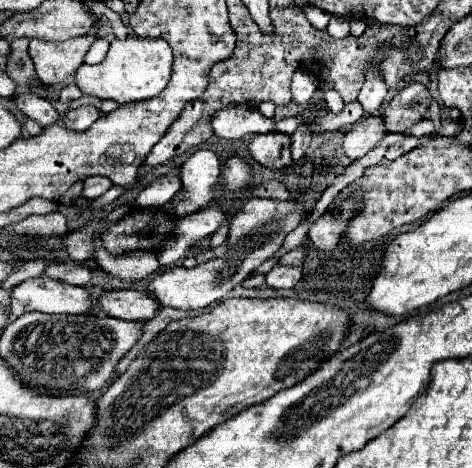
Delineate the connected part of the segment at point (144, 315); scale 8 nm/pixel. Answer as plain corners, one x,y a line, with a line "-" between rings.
107,290
97,302
107,316
123,320
151,320
161,308
149,294
139,290

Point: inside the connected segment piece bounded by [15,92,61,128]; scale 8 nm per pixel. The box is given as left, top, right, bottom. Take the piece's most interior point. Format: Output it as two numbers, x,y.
41,110

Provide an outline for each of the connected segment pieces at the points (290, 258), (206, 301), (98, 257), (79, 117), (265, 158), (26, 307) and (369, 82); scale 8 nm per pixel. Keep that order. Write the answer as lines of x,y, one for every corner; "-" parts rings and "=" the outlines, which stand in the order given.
301,246
299,249
294,249
286,253
285,256
282,256
279,259
279,263
282,265
293,265
293,266
301,266
305,260
305,250
309,249
309,247
=
251,198
233,218
225,256
211,262
201,262
191,270
183,266
173,266
167,268
165,272
157,272
157,276
149,284
149,294
163,308
175,308
175,310
201,310
217,300
223,300
229,290
241,284
257,266
261,266
277,252
277,248
283,244
283,238
291,230
295,230
295,226
305,218
305,212
307,208
301,202
=
99,240
95,242
95,262
123,282
137,282
159,270
159,262
153,252
135,250
129,256
109,256
=
81,106
81,108
69,108
65,112
63,124
71,130
87,130
95,120
99,118
99,110
95,106
=
279,132
258,134
248,145
253,160
273,170
291,165
290,148
291,137
=
47,276
29,278
11,288
11,320
31,310
45,314
85,314
91,306
93,300
85,288
=
375,62
373,68
369,70
369,78
365,80
357,100
365,112
375,114
381,108
381,104
385,100
385,94
387,94
387,88
385,88
383,80
377,74
377,62

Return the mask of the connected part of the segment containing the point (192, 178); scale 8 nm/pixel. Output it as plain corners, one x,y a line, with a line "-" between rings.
197,150
189,156
187,164
181,166
183,188
189,188
189,198
175,206
177,216
197,212
213,200
213,190
217,186
217,176
221,168
221,154
213,150

